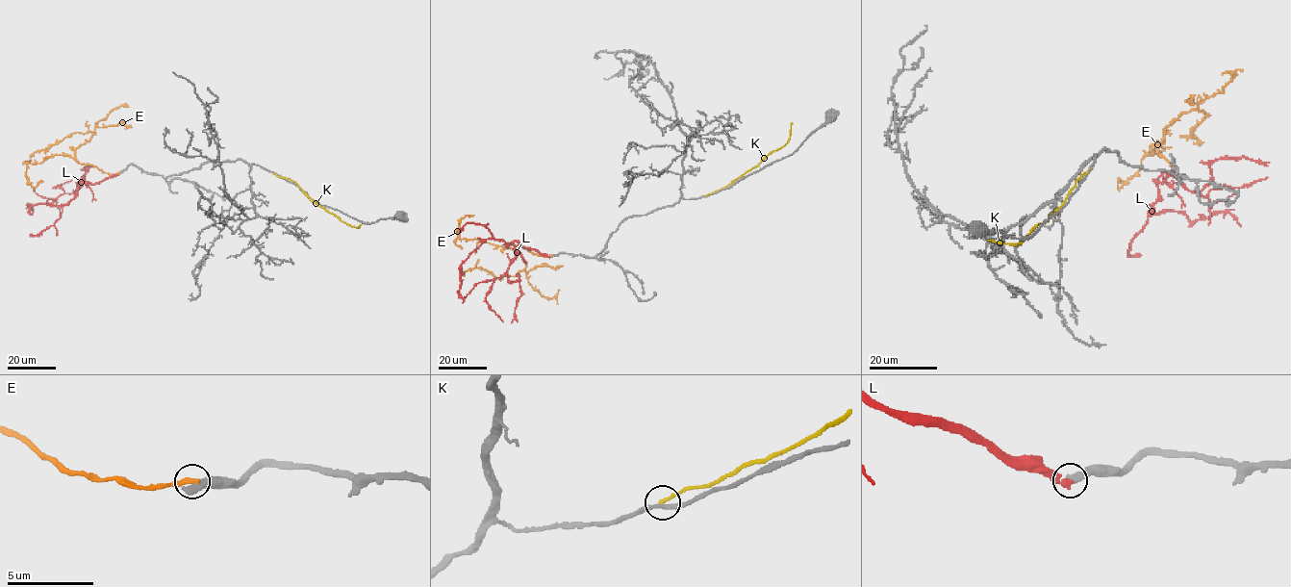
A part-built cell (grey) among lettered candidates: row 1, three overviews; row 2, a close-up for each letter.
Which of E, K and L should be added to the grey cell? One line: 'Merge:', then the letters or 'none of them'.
Merge: none of them

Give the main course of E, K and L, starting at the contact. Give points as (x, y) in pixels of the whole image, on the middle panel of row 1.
E: (551, 255), (506, 243), (525, 265), (515, 276), (496, 277), (477, 267), (462, 268)
K: (704, 195), (729, 185), (781, 147), (789, 138), (791, 122)
L: (549, 257), (517, 242), (507, 244), (502, 240), (486, 239), (461, 265), (459, 293), (462, 303)

